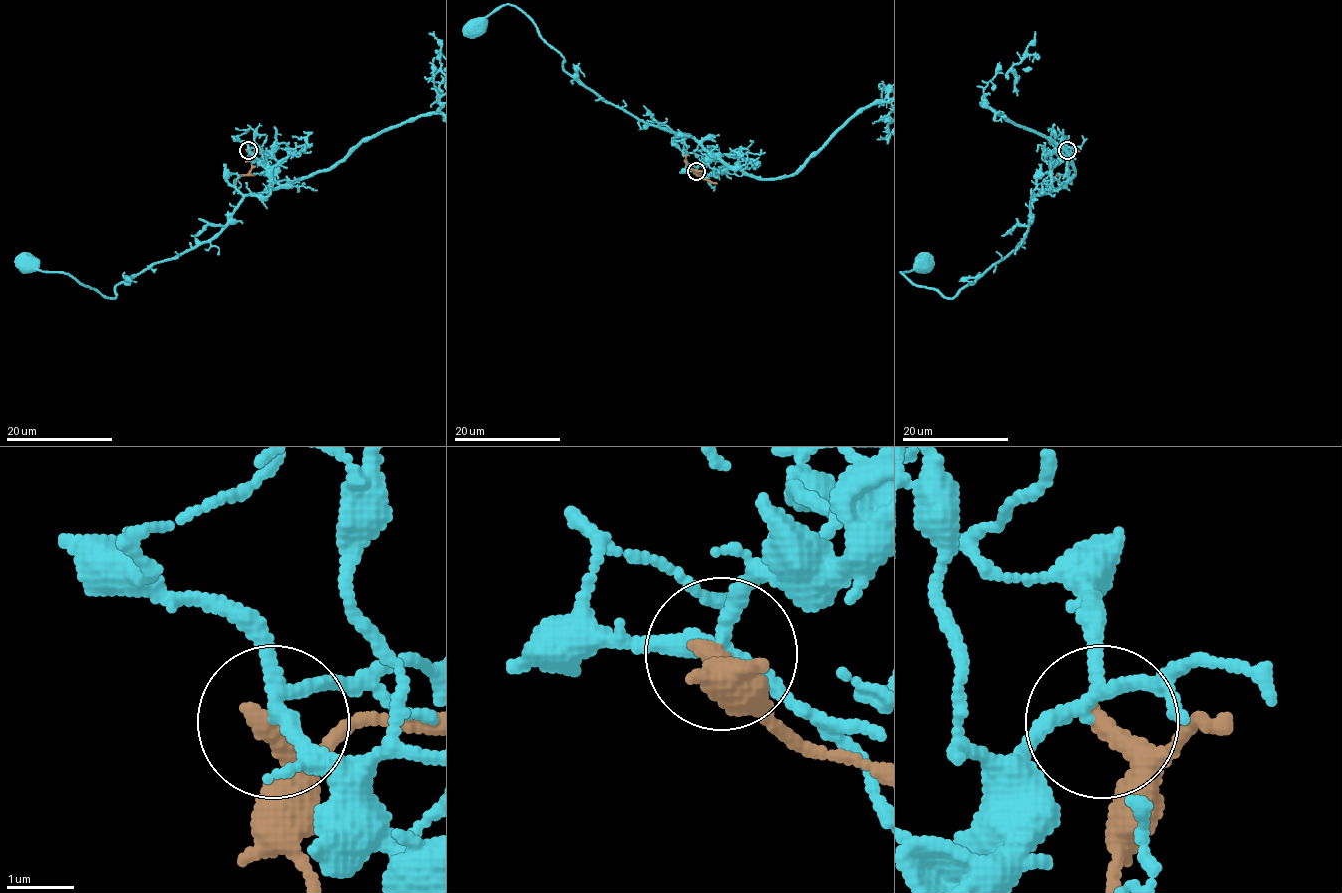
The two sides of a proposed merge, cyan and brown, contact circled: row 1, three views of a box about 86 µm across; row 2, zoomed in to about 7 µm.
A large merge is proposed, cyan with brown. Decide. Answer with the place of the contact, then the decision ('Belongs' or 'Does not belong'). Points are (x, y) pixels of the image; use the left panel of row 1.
Place: (248, 150). Does not belong

